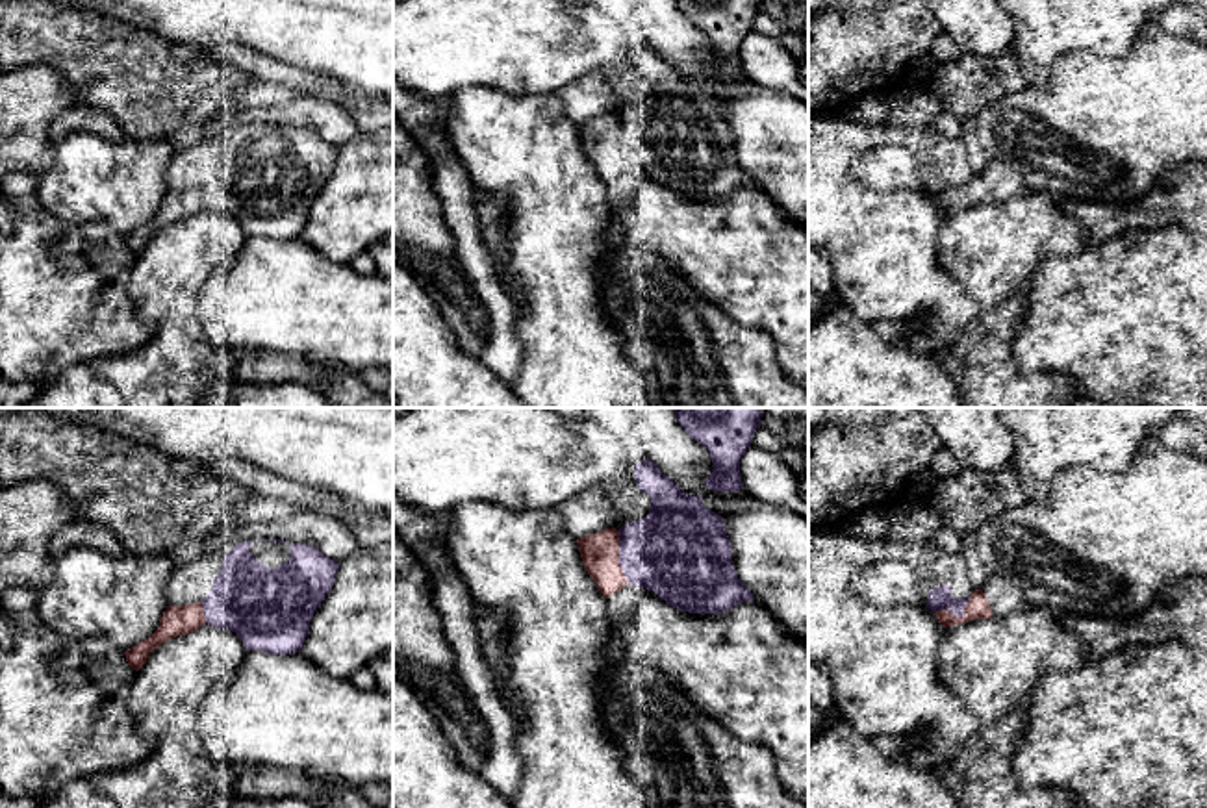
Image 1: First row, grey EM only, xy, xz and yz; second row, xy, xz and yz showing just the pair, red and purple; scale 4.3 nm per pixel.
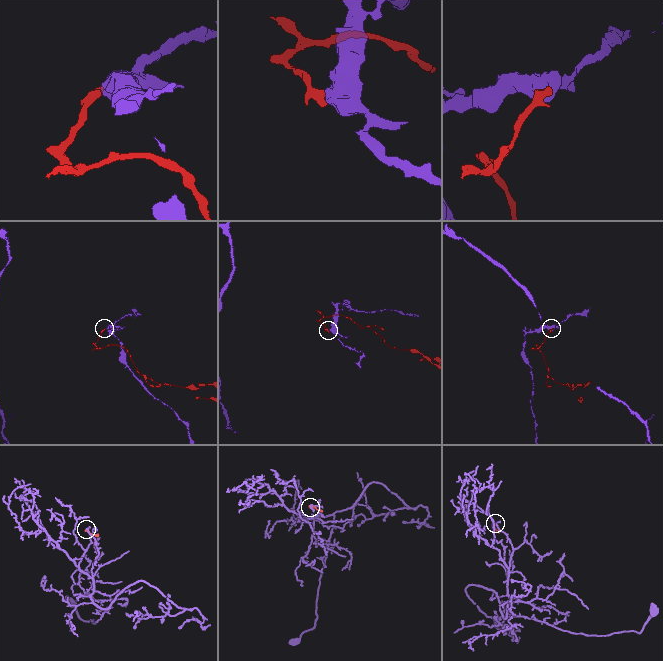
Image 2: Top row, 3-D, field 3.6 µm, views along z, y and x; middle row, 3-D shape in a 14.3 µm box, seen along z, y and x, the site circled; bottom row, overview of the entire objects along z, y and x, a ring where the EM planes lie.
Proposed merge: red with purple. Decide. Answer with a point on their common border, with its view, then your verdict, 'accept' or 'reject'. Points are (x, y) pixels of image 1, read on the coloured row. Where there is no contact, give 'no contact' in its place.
meets red in xz at (618, 556); accept

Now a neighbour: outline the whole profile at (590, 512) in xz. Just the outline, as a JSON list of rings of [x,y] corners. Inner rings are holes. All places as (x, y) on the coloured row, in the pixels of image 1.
[[[604,484],[560,504],[558,513],[564,521],[565,532],[575,539],[580,539],[588,534],[612,528],[617,517],[612,506],[614,491],[614,484]]]

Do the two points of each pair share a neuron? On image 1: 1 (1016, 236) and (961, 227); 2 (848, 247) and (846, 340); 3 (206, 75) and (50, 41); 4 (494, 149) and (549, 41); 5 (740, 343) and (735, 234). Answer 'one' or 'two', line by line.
1: one
2: two
3: one
4: two
5: two

